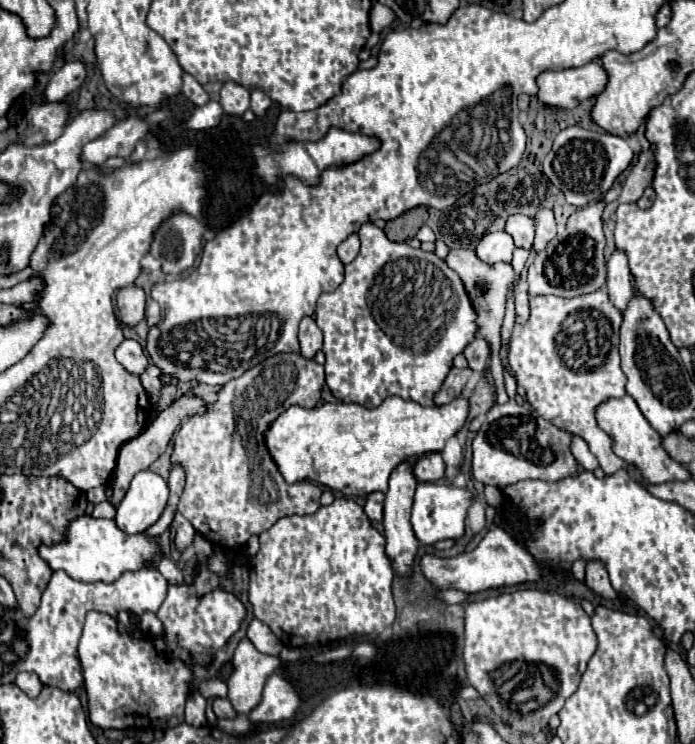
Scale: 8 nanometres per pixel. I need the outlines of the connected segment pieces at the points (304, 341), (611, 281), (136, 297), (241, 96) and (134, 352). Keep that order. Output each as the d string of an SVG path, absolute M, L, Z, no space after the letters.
M305 316L299 324L299 342L301 342L301 354L305 358L313 358L315 352L321 350L323 334L311 316Z
M615 250L607 262L607 290L613 306L625 312L633 298L633 276L627 266L627 256L621 250Z
M125 286L115 296L117 316L127 324L135 326L145 316L145 292L139 286Z
M235 82L223 84L221 106L231 116L243 116L243 112L249 108L249 90Z
M123 340L123 344L117 348L115 356L121 362L121 366L129 374L135 374L135 376L141 376L149 366L149 360L147 360L143 348L135 340Z

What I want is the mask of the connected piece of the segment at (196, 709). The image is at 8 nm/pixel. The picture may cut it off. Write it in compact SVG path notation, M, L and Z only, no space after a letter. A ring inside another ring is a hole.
M193 692L189 698L187 698L187 706L185 706L185 722L199 728L199 726L205 726L207 724L207 716L205 716L205 710L207 710L207 700L199 694L199 692Z

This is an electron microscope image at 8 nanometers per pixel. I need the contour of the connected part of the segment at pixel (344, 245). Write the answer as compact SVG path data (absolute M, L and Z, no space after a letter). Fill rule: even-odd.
M351 234L347 236L339 246L337 246L337 256L343 264L349 264L355 260L355 256L359 254L359 236Z

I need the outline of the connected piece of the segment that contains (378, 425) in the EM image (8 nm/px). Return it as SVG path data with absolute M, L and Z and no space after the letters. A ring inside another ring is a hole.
M465 392L455 400L451 400L449 404L429 408L415 402L405 402L397 396L389 396L387 400L383 400L379 408L373 410L345 402L323 404L311 410L291 406L271 424L271 428L265 432L265 440L273 460L277 462L281 474L289 484L297 480L311 480L321 482L345 496L367 496L371 492L387 492L387 480L399 464L415 466L421 456L429 452L443 452L445 442L465 426L467 416L469 416L469 398Z

